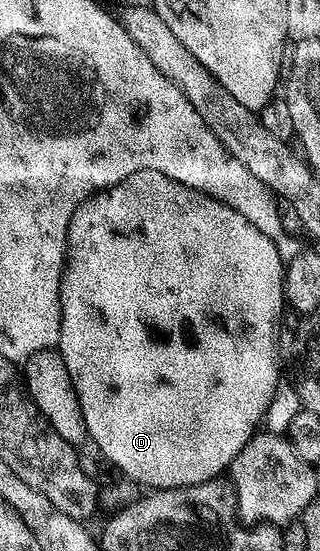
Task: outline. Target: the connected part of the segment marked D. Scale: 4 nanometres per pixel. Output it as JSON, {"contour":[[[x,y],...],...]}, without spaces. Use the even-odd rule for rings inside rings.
{"contour":[[[155,170],[132,172],[132,176],[120,180],[120,184],[84,200],[84,204],[80,204],[72,216],[66,244],[66,270],[62,273],[62,294],[58,298],[62,315],[56,349],[68,367],[68,376],[72,376],[72,388],[76,388],[80,412],[84,412],[89,441],[94,441],[95,448],[122,473],[119,475],[123,479],[142,488],[150,486],[146,488],[151,491],[195,486],[213,482],[225,475],[232,460],[240,456],[240,448],[244,448],[244,444],[248,444],[248,440],[259,433],[268,412],[268,404],[272,404],[272,396],[280,381],[278,321],[284,311],[284,263],[280,252],[276,252],[276,244],[272,244],[272,240],[268,240],[260,228],[252,228],[252,224],[248,224],[240,212]]]}

